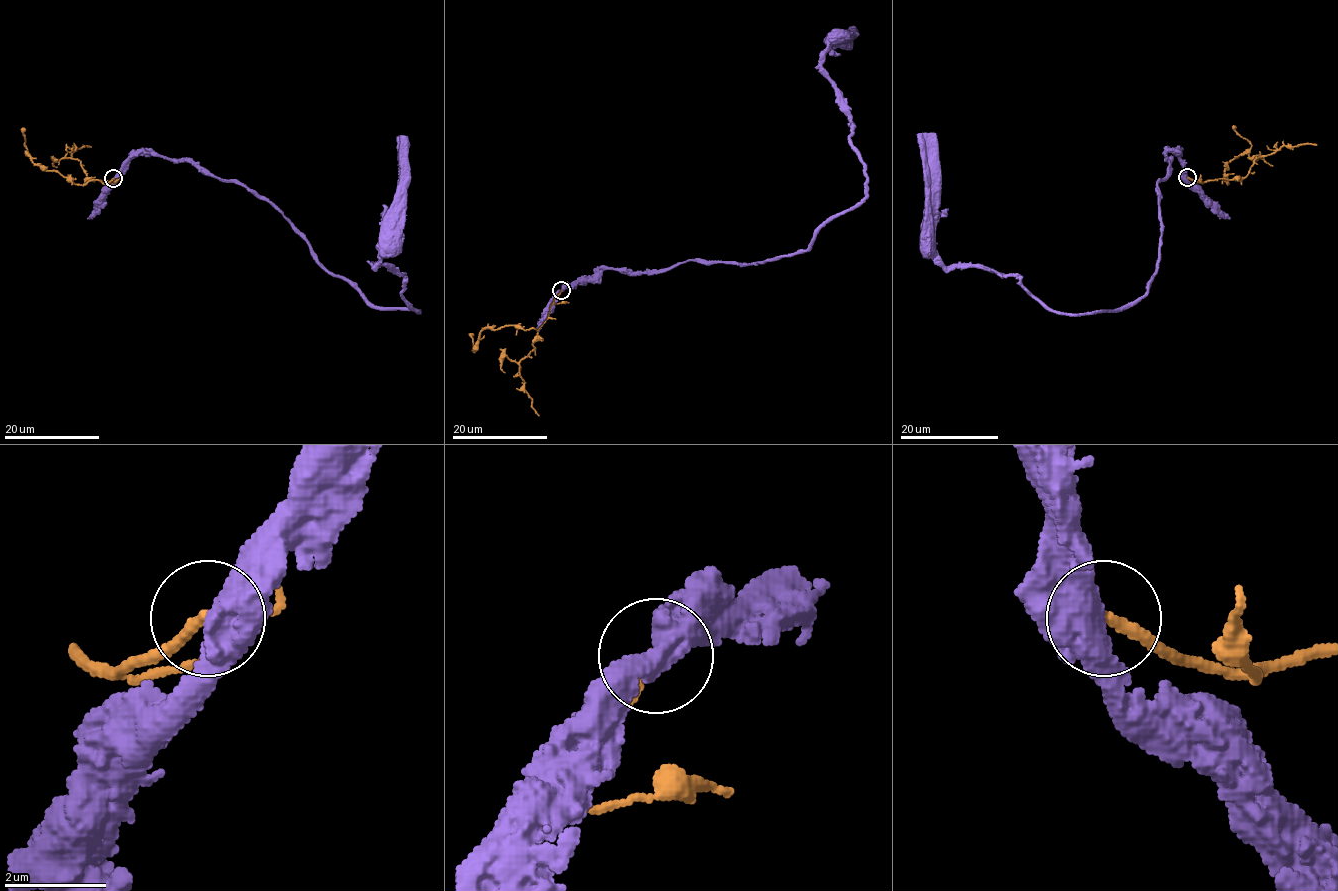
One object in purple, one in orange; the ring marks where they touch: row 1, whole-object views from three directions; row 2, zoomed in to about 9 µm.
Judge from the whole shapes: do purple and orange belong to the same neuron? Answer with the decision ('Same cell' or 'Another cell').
Another cell

